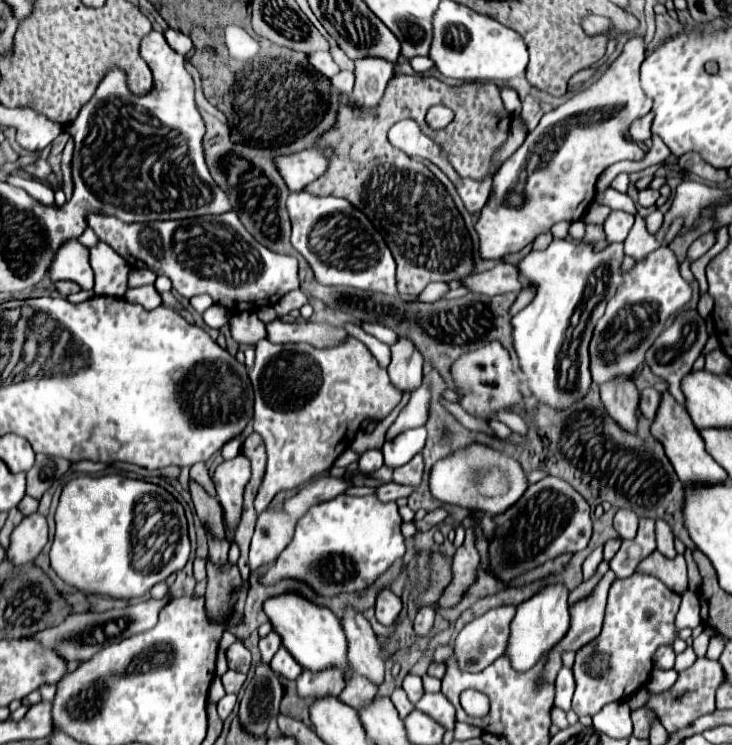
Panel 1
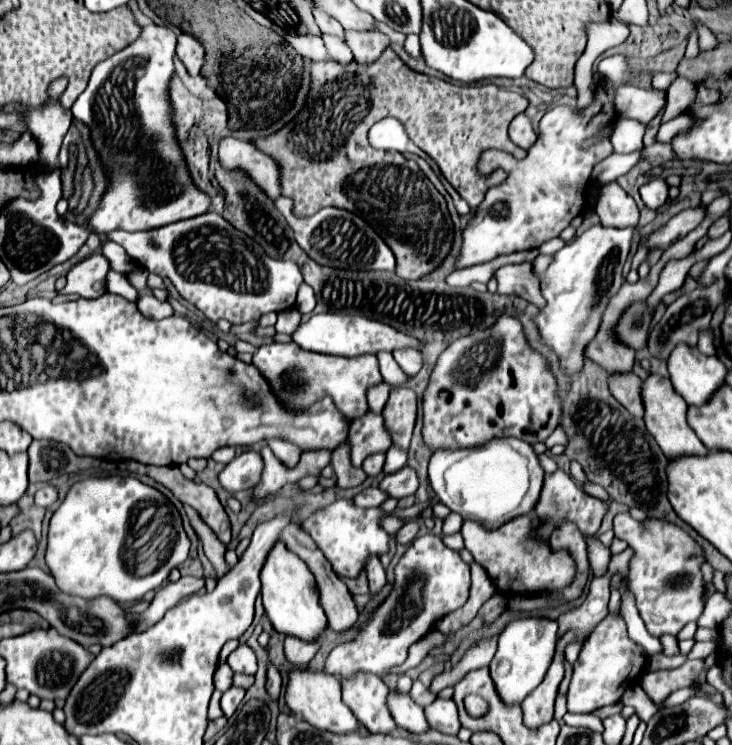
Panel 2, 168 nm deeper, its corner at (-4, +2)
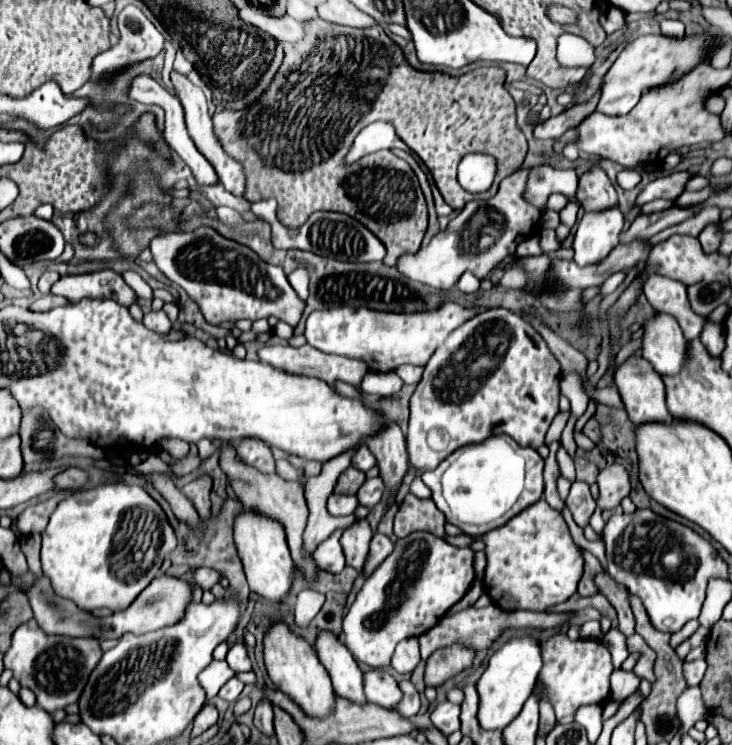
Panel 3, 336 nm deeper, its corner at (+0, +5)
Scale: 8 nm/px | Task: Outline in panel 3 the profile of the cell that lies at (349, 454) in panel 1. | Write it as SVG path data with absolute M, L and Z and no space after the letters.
M253 437L241 439L237 443L237 455L245 463L257 467L263 473L275 473L275 459L273 459L271 447L261 439L253 439Z

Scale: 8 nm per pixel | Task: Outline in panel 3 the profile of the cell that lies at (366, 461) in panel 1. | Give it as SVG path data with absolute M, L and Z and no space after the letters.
M361 445L361 447L355 451L355 455L353 455L353 459L351 459L351 465L353 465L355 469L359 469L359 471L369 471L371 467L375 467L375 457L369 453L367 445Z

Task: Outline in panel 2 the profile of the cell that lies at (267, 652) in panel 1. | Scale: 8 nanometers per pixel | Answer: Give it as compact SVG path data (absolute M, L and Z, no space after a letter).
M267 662L267 692L273 698L277 698L279 692L281 692L281 674L271 662Z

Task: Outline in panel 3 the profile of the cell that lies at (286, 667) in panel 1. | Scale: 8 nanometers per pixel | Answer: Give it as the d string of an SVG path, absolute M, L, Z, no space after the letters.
M303 589L297 595L295 603L295 621L297 625L309 625L309 621L319 613L325 603L325 595L313 589Z

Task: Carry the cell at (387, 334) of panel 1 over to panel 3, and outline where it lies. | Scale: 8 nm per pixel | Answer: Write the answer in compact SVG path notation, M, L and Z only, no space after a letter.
M401 365L395 369L395 373L405 381L405 385L417 385L421 381L423 375L423 367L415 367L415 365Z

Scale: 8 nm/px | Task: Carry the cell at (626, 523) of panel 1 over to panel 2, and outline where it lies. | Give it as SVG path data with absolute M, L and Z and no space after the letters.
M629 512L615 516L613 532L635 550L629 570L629 590L637 600L637 610L647 630L653 636L677 634L685 624L697 620L705 604L705 582L699 570L705 558L693 538L669 522L653 518L645 520L645 524L637 522Z

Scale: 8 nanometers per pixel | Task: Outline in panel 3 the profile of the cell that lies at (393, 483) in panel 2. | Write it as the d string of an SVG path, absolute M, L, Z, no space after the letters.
M375 477L375 479L367 479L367 481L359 487L359 491L355 493L355 497L357 497L359 505L371 509L373 505L377 505L377 503L381 501L383 493L385 493L383 481L381 481L379 477Z

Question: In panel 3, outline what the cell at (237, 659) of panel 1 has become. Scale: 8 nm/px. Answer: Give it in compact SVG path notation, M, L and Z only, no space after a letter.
M235 643L227 653L227 663L235 673L251 671L251 661L247 655L247 647L243 643Z

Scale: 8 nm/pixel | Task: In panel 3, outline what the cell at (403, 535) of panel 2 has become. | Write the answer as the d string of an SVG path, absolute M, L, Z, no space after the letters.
M375 533L373 539L371 539L371 549L369 549L369 557L365 561L365 567L361 571L361 575L369 575L373 573L381 561L391 553L393 549L393 541L387 537L387 535L381 535L381 533Z

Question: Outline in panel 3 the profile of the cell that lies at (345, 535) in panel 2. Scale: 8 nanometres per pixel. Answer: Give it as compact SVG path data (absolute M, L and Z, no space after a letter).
M339 529L337 533L333 533L327 541L323 541L315 553L313 553L313 561L321 571L327 573L341 573L345 567L345 555L341 551L341 543L339 543L339 535L343 531Z

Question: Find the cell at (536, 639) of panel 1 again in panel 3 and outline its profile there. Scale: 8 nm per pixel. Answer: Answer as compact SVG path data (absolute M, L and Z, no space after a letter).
M515 637L499 651L495 651L485 673L477 681L477 693L479 693L477 719L481 729L503 729L519 715L523 703L529 699L535 687L541 665L543 665L541 649L537 641L531 637Z

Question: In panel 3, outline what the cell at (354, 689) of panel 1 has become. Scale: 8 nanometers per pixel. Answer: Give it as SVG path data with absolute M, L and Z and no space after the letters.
M489 605L485 609L475 609L475 607L467 607L455 615L447 615L443 617L433 629L429 629L427 633L423 633L419 637L419 643L421 643L421 659L427 661L427 657L441 649L441 647L447 647L455 641L461 641L465 645L471 645L475 649L489 649L499 637L503 631L507 629L557 629L565 623L569 623L571 619L575 617L575 613L549 613L549 611L543 611L543 613L533 613L533 611L501 611L497 605Z

